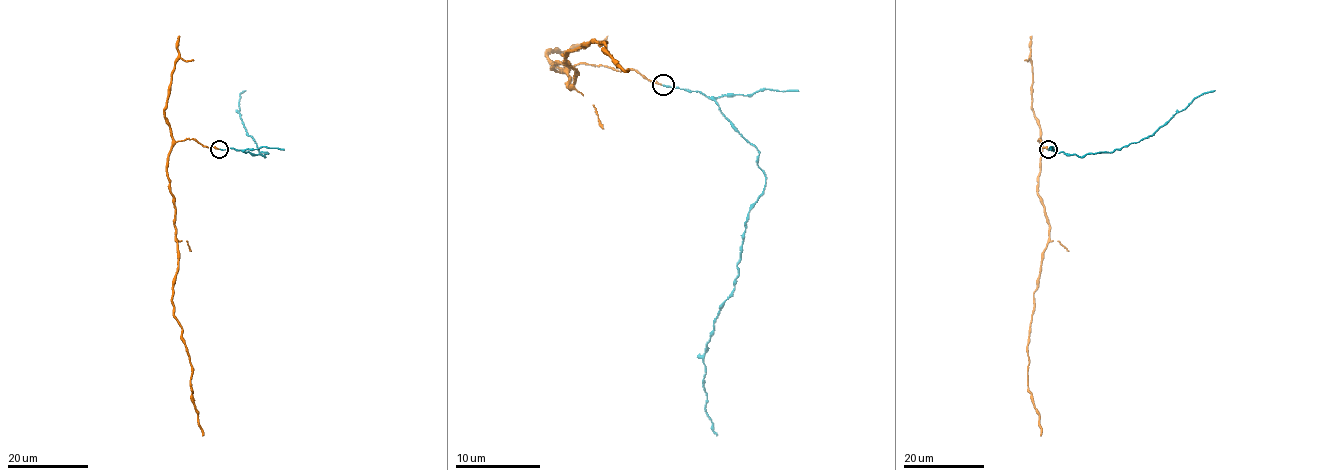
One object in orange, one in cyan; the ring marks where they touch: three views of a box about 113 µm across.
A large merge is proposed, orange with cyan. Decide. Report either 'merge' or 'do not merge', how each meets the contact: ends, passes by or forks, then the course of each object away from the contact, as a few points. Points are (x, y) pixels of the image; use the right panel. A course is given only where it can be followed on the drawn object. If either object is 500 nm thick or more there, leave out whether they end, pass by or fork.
merge; orange ends; cyan ends; course orange (1048, 149), (1038, 139), (1037, 193), (1050, 241), (1033, 294), (1027, 344), (1027, 385), (1040, 436); course cyan (1048, 149), (1080, 157), (1112, 152), (1151, 136), (1197, 97), (1215, 90)

